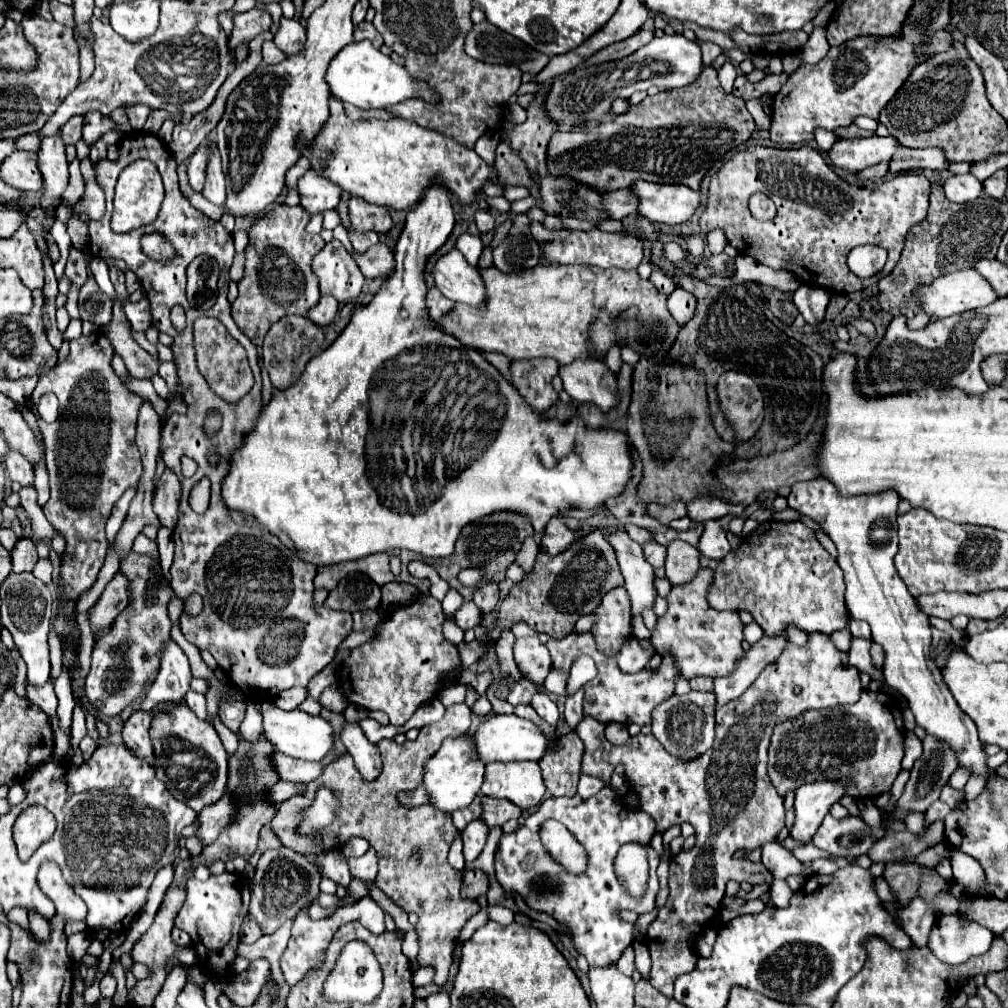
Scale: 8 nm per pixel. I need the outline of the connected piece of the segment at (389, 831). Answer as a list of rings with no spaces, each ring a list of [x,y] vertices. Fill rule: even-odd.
[[[453,704],[445,710],[445,716],[439,722],[427,724],[419,730],[415,742],[397,744],[395,740],[381,740],[379,750],[383,758],[383,772],[373,782],[363,782],[359,772],[353,766],[353,758],[349,754],[325,766],[323,776],[315,782],[307,784],[305,796],[293,796],[281,804],[281,810],[271,820],[271,828],[279,838],[281,846],[291,848],[303,856],[317,854],[317,846],[313,838],[303,836],[299,832],[299,824],[303,820],[305,808],[313,804],[315,790],[325,786],[339,798],[339,808],[333,824],[319,830],[321,842],[325,850],[341,848],[351,836],[359,836],[371,842],[379,858],[379,874],[375,884],[401,908],[413,910],[419,914],[419,922],[415,926],[419,938],[419,966],[429,966],[435,970],[433,982],[443,986],[447,982],[451,954],[455,946],[455,938],[459,936],[465,922],[475,916],[481,908],[477,900],[461,898],[461,872],[451,868],[447,862],[447,850],[451,840],[459,834],[453,826],[451,816],[437,812],[437,808],[409,808],[399,802],[399,792],[413,792],[421,786],[421,776],[425,772],[425,760],[437,752],[441,742],[449,736],[457,738],[467,734],[471,724],[471,710],[467,704]]]

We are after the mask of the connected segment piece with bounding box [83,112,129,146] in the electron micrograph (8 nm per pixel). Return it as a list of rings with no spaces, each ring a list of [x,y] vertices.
[[[87,112],[85,114],[85,126],[83,126],[83,142],[87,146],[93,146],[105,132],[117,130],[121,132],[121,136],[125,136],[129,132],[127,124],[125,126],[117,126],[115,122],[111,122],[109,116],[103,116],[101,112]]]

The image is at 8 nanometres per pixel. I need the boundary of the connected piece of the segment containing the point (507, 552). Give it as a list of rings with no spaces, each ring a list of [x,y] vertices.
[[[493,512],[493,516],[483,516],[481,520],[475,520],[473,524],[467,524],[461,530],[461,536],[457,538],[457,548],[449,558],[443,558],[443,560],[421,558],[421,560],[429,562],[439,572],[439,576],[453,590],[457,590],[465,598],[465,602],[469,602],[473,596],[473,588],[467,588],[457,580],[459,572],[465,568],[481,568],[485,572],[485,580],[503,582],[507,568],[515,562],[515,556],[521,550],[521,544],[527,536],[533,536],[533,526],[529,520],[525,520],[525,516],[515,514],[515,512]]]

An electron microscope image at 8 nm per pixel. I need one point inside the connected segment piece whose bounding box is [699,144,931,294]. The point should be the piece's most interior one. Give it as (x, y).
(820, 218)

